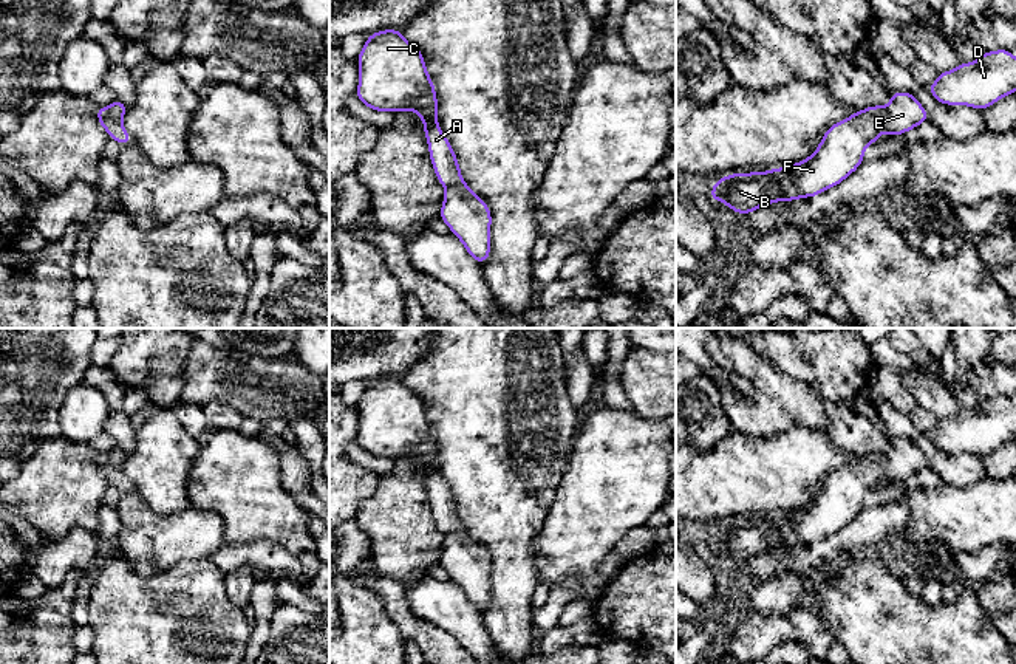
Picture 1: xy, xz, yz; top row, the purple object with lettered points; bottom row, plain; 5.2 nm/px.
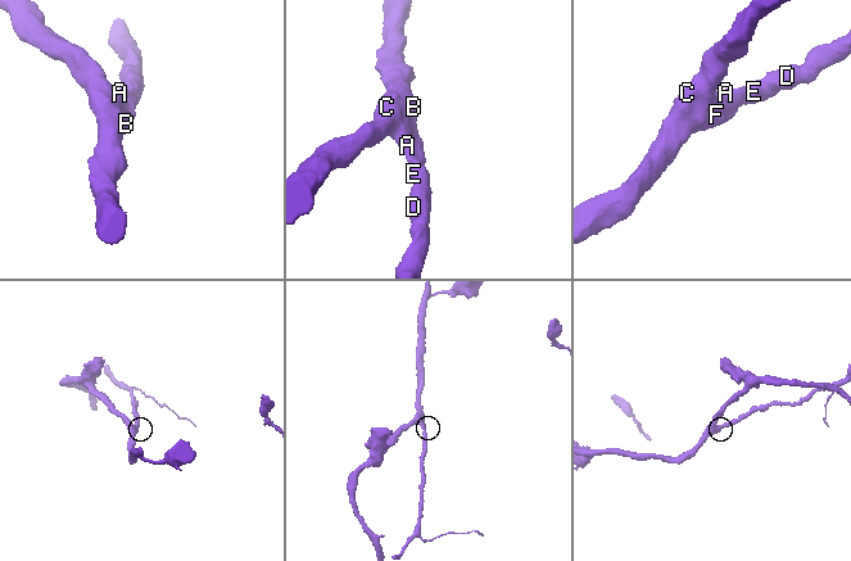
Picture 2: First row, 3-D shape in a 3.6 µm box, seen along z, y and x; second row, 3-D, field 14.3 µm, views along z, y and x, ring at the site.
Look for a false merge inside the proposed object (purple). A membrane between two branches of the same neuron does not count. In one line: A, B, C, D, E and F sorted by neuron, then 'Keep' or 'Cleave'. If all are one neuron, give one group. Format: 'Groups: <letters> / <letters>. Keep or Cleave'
Groups: A B C D E F. Keep

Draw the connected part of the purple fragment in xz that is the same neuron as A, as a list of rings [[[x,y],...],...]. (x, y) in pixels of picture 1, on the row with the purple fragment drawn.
[[[382,29],[368,36],[357,56],[357,63],[359,84],[356,98],[371,111],[391,111],[396,115],[408,110],[419,115],[424,122],[428,155],[436,180],[445,187],[439,218],[459,238],[469,255],[482,265],[490,257],[492,212],[487,203],[462,180],[455,150],[439,127],[435,82],[428,76],[421,50],[402,36],[402,29]]]

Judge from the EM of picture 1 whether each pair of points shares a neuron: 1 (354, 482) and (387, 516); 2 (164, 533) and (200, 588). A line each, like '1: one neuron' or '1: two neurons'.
1: two neurons
2: two neurons

